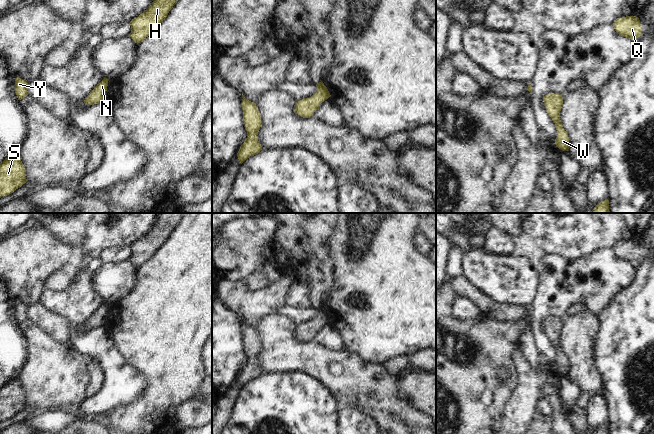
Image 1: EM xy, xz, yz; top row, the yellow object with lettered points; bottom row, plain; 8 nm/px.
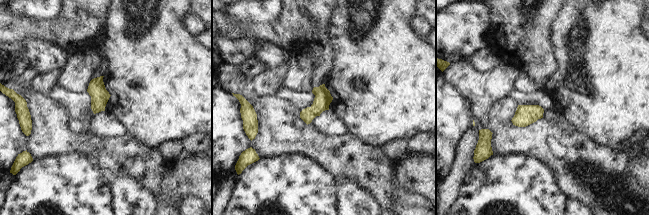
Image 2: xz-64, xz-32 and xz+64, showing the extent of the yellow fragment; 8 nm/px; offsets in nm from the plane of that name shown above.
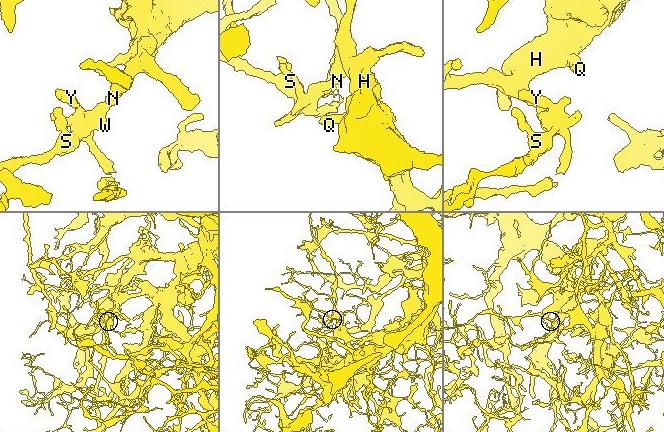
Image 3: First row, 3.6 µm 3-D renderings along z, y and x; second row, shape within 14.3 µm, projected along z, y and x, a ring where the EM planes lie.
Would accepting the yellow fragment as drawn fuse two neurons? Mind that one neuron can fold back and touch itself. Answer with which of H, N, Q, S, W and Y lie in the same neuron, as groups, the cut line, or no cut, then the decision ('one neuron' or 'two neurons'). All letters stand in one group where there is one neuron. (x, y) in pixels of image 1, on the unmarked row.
groups H N Q S W Y; cut none; one neuron

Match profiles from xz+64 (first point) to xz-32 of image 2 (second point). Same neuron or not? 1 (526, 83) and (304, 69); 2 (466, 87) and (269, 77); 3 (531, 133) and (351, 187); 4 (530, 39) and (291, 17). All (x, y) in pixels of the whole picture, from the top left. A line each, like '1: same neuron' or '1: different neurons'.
1: same neuron
2: same neuron
3: different neurons
4: same neuron

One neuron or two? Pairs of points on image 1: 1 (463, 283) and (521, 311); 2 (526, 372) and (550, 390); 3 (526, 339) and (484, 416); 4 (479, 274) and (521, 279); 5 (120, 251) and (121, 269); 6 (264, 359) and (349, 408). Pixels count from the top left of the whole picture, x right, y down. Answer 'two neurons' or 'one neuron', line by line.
1: one neuron
2: two neurons
3: two neurons
4: one neuron
5: two neurons
6: two neurons

